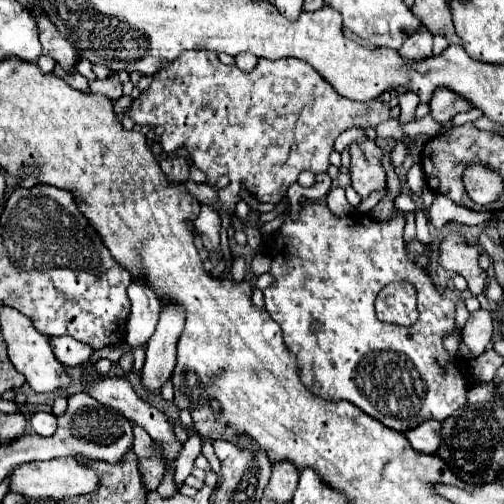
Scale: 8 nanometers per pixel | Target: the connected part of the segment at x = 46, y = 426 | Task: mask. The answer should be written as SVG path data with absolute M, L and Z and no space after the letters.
M39 411L39 413L35 413L29 421L31 421L33 431L35 431L37 435L43 435L43 437L53 435L55 429L57 429L57 417L55 417L53 413L43 413L43 411Z

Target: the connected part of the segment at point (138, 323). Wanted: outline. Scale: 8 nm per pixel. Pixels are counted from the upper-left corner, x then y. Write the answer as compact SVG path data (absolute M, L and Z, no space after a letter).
M133 281L129 287L129 299L131 299L131 315L127 321L127 335L125 341L133 349L145 347L149 337L155 331L161 303L155 297L155 293L143 283L143 281Z

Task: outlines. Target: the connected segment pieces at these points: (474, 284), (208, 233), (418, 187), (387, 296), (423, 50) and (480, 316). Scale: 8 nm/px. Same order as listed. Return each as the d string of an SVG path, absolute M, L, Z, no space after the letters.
M456 228L439 247L439 265L465 277L471 295L481 295L487 281L487 271L479 267L479 247L467 245L463 235Z
M201 205L201 215L195 219L195 231L201 235L203 247L213 251L219 247L219 229L221 229L221 219L219 213L209 207L209 205Z
M415 163L415 165L411 167L411 171L407 173L407 183L409 183L409 189L411 189L417 197L423 195L423 191L425 191L425 177L423 177L421 165Z
M389 283L375 301L377 319L395 325L413 325L417 321L417 291L411 283Z
M421 27L419 31L415 31L415 35L411 35L411 39L403 43L403 47L399 49L399 55L409 61L421 61L421 59L431 57L433 55L433 35L427 35L427 29Z
M479 309L469 315L469 319L463 327L463 341L475 357L479 357L489 347L491 329L493 329L493 325L491 325L489 311Z

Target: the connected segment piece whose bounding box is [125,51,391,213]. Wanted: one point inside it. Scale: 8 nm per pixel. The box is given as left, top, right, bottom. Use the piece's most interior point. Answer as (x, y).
(261, 129)

